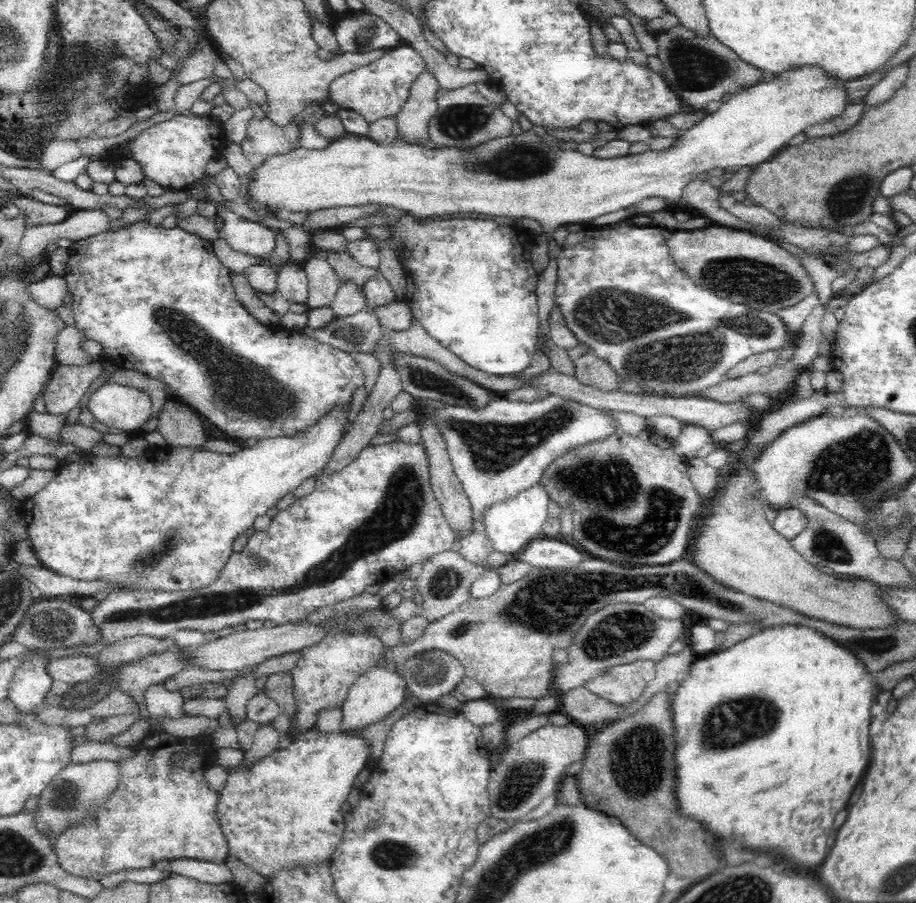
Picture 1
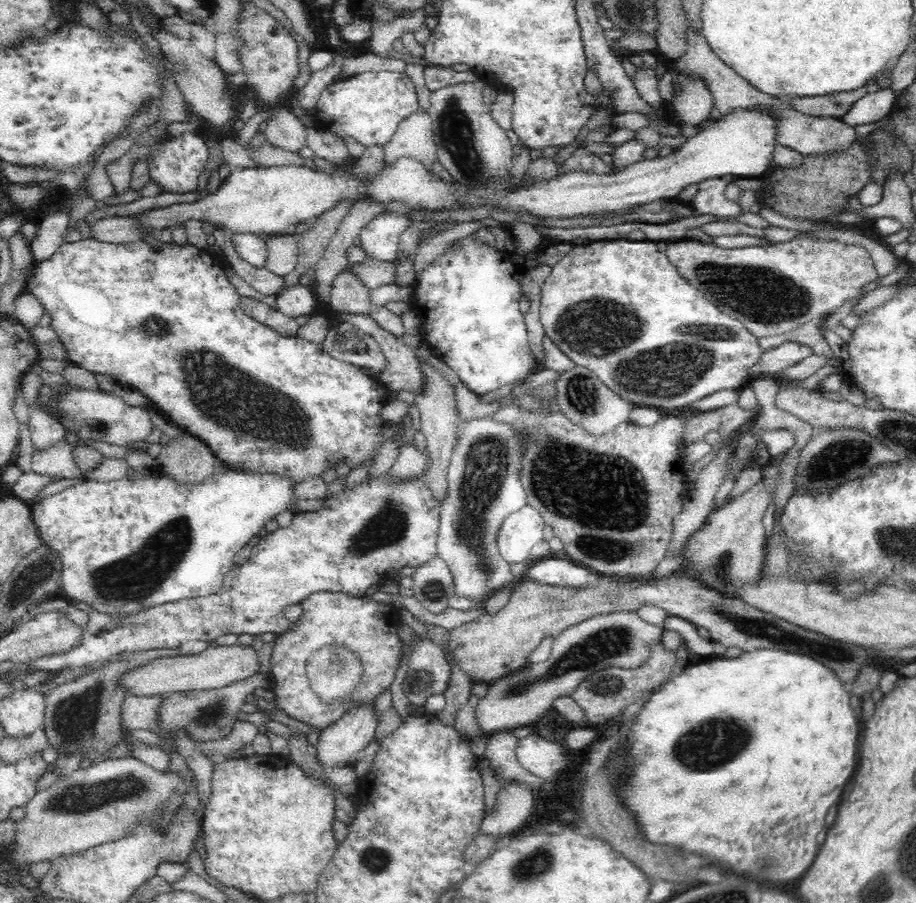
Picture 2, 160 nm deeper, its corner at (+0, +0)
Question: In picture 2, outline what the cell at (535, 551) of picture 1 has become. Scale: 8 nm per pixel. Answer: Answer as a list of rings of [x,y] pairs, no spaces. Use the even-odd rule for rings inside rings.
[[[552,554],[532,562],[526,575],[542,583],[572,585],[573,588],[580,588],[580,585],[588,582],[588,576],[592,575],[592,572],[582,563],[576,563],[568,557],[558,558]]]

